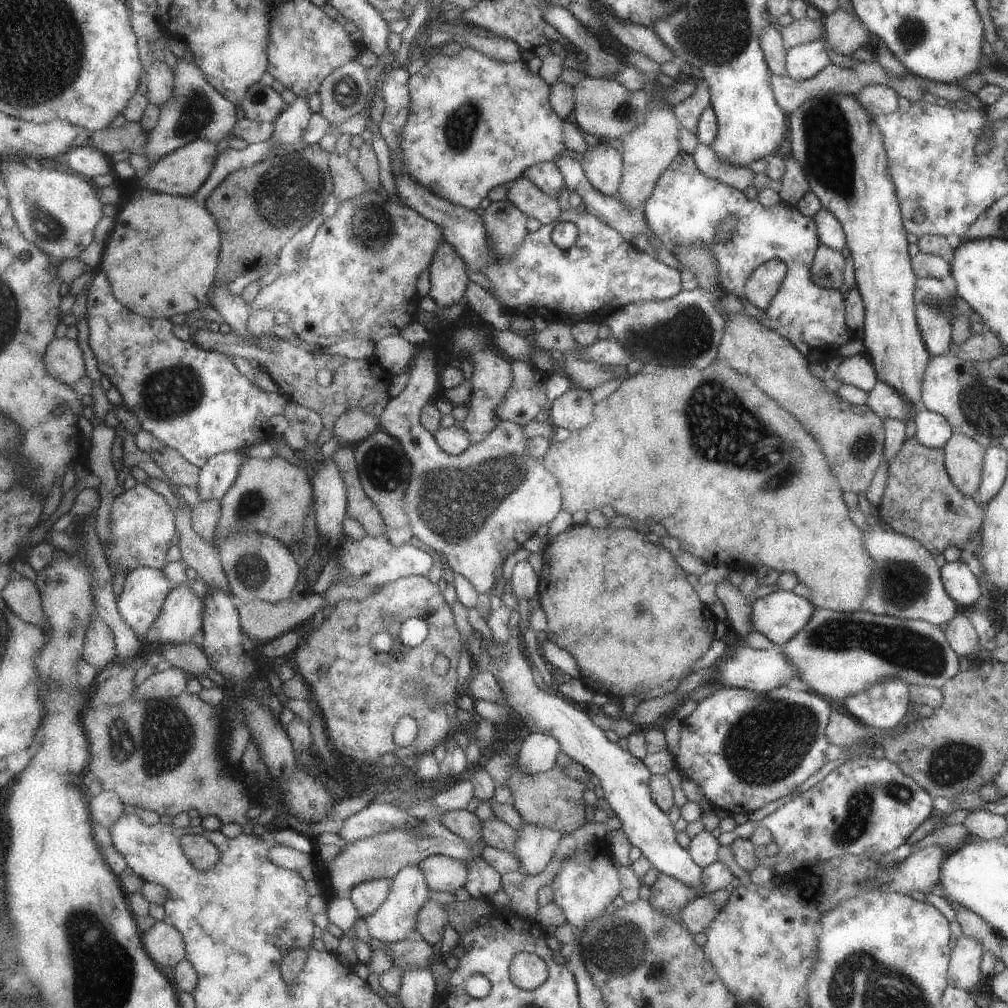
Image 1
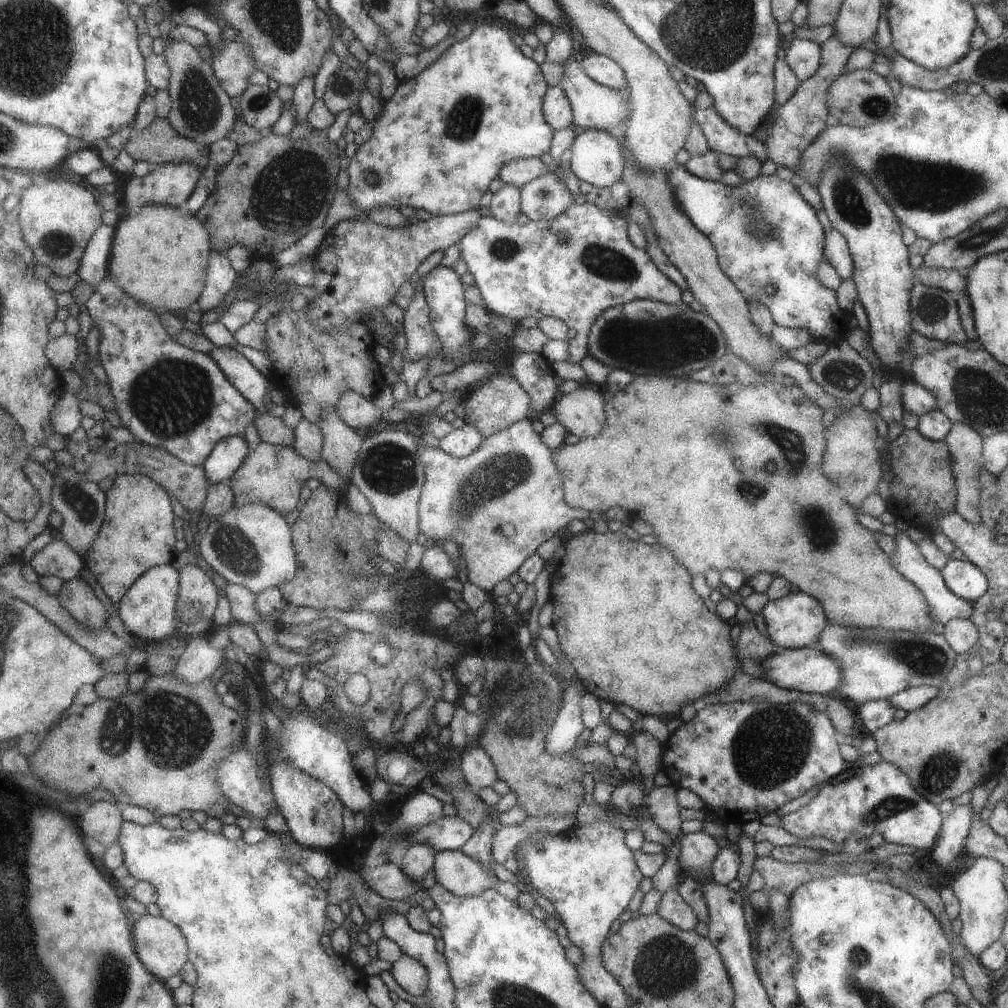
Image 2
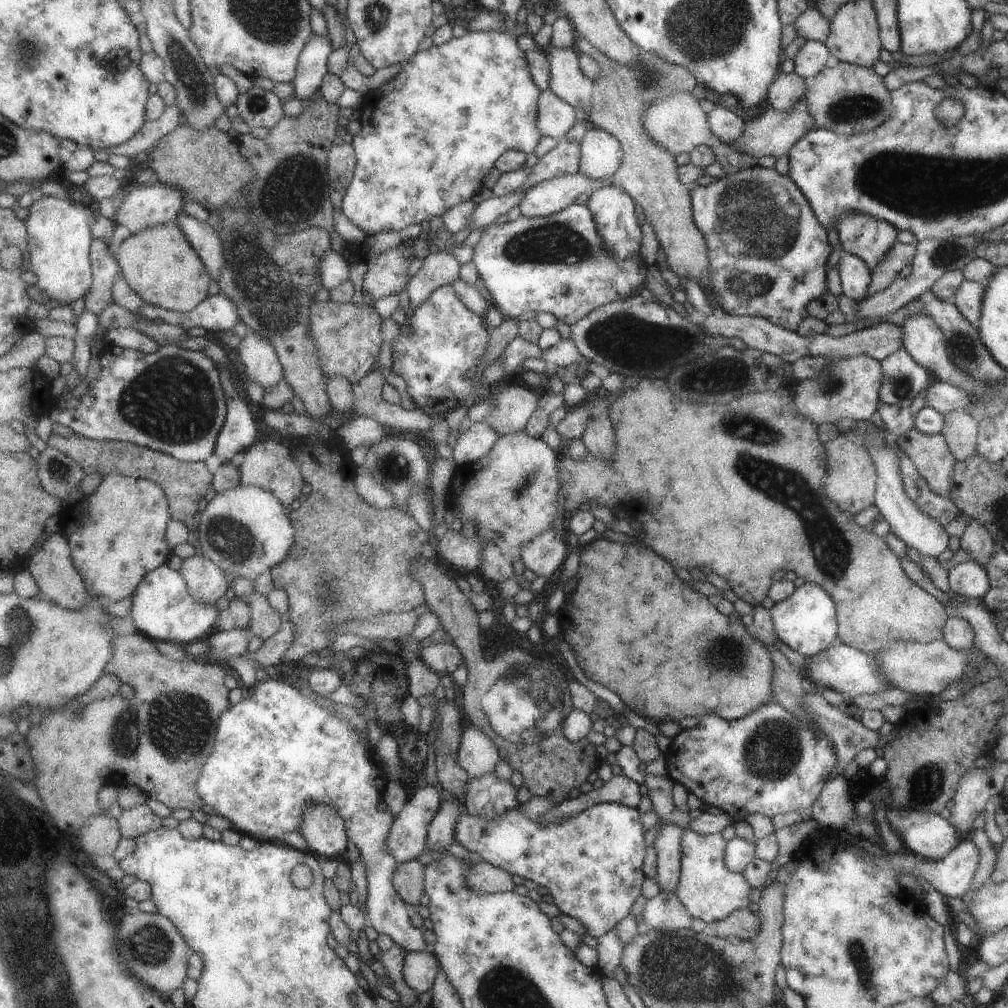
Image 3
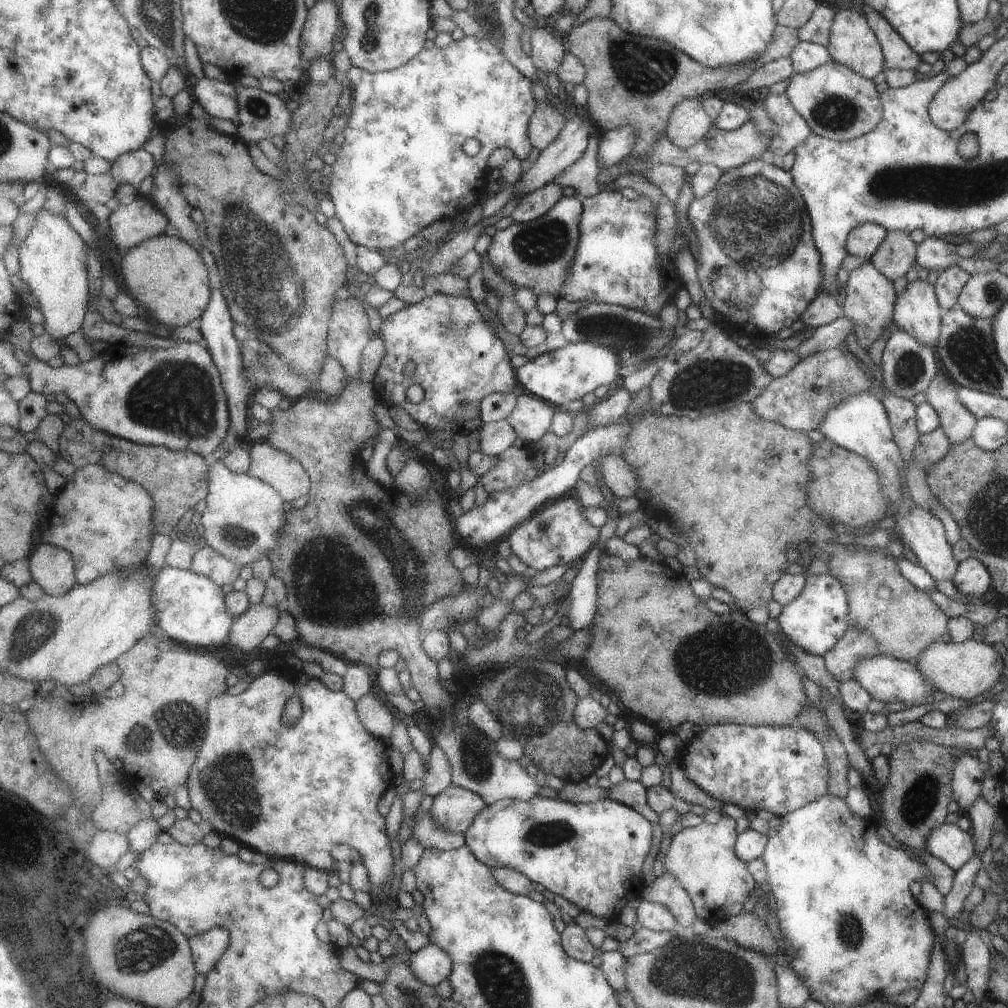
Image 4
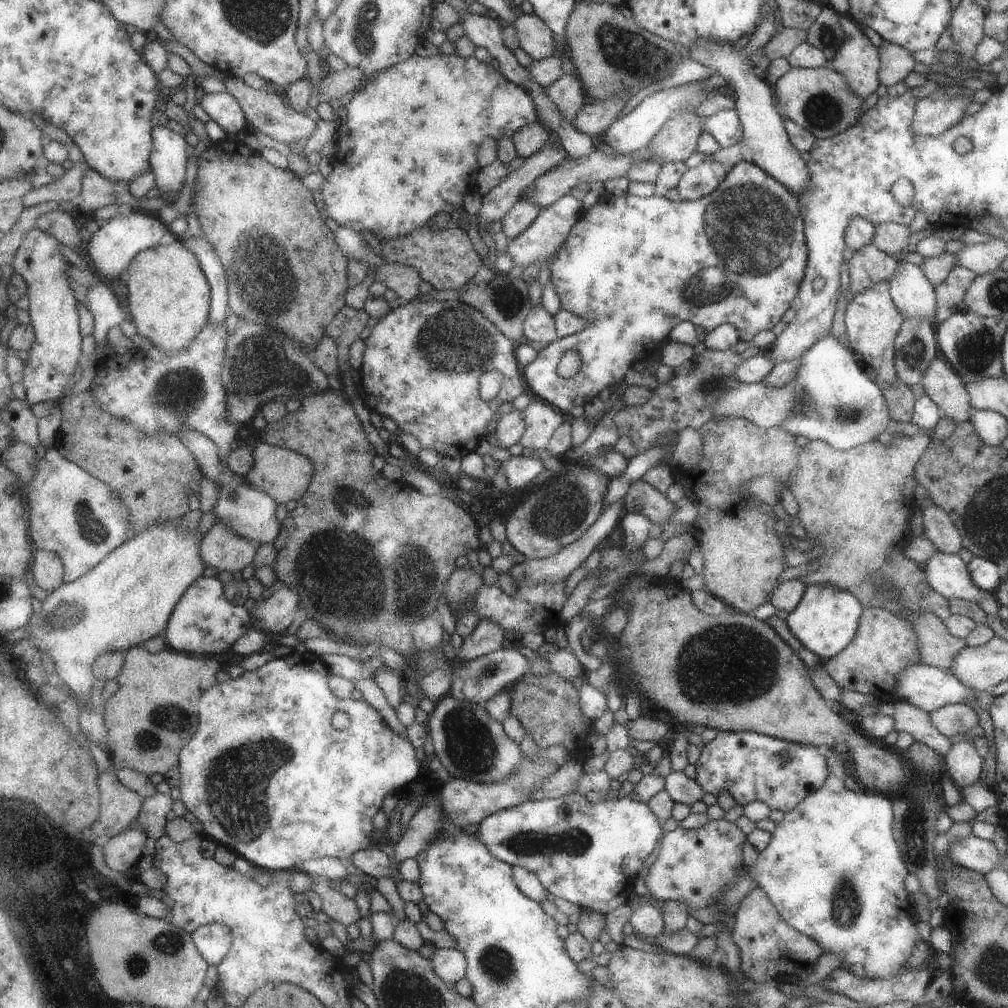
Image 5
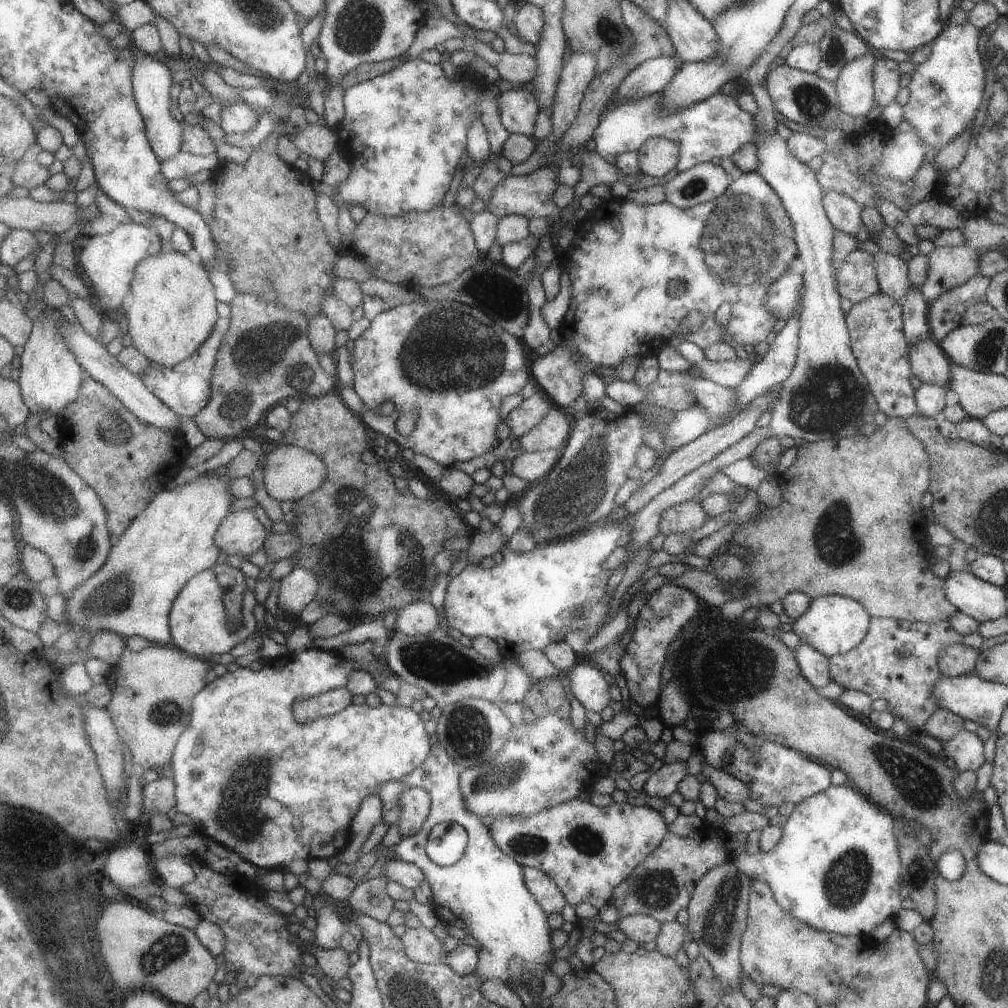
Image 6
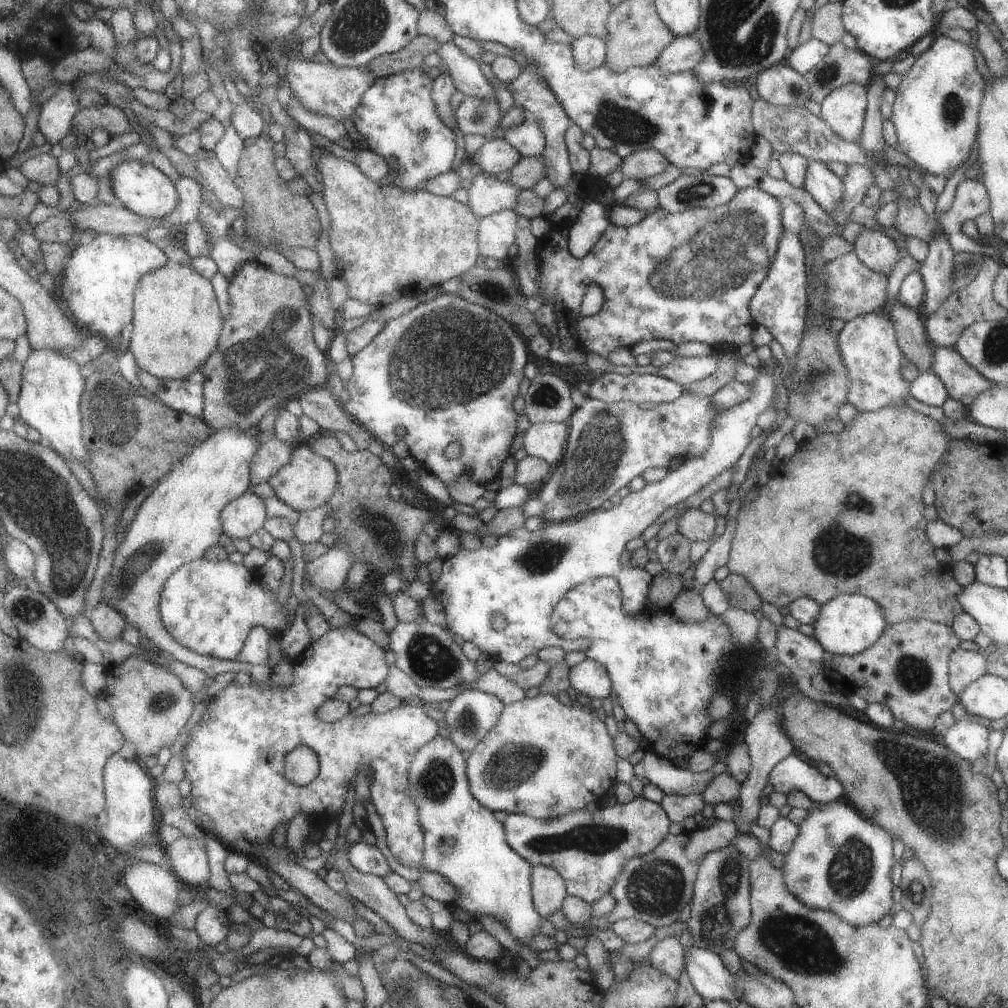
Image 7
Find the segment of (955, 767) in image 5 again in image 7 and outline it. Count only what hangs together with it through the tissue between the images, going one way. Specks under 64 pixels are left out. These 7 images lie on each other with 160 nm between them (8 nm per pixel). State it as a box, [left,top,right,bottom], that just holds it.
[941,717,988,763]

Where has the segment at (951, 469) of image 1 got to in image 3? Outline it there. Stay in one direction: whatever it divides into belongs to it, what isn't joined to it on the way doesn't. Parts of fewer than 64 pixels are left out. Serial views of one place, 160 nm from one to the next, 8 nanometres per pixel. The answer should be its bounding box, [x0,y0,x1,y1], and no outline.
[942,411,994,566]

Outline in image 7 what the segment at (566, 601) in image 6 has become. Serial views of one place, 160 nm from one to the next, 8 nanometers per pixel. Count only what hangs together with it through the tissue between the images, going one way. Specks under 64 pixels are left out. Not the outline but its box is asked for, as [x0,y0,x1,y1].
[433,361,773,665]

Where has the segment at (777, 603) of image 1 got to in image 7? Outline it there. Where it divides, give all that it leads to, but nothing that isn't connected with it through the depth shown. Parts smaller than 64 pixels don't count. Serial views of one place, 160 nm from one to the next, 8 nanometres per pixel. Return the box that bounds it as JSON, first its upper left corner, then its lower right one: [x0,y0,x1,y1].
[811,594,887,655]

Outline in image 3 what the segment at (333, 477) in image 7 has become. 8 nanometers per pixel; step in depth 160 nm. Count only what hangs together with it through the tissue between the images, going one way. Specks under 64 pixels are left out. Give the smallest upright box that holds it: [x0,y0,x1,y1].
[239,440,305,506]

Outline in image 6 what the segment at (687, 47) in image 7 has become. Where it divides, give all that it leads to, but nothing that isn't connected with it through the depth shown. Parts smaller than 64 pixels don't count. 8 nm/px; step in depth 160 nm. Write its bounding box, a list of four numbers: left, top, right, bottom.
[613,55,684,101]

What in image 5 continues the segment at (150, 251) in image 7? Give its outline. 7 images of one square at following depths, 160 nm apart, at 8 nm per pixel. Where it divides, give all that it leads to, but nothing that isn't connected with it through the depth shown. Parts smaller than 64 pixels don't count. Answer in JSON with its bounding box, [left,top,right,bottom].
[87,208,170,278]

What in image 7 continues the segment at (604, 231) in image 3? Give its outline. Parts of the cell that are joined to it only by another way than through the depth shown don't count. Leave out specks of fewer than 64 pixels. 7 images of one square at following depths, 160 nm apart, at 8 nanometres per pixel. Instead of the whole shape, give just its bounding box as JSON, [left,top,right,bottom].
[530,187,785,359]

